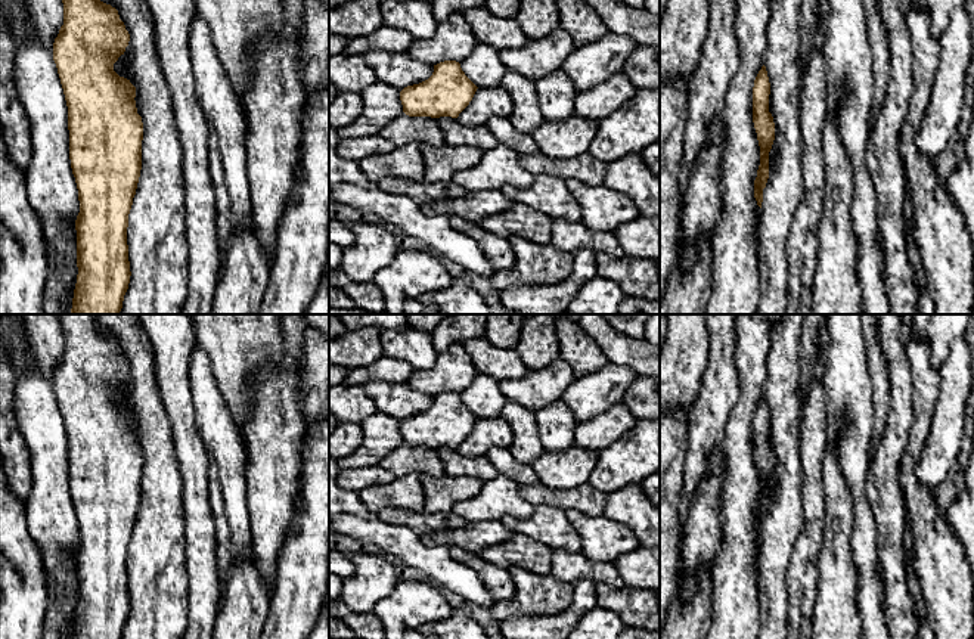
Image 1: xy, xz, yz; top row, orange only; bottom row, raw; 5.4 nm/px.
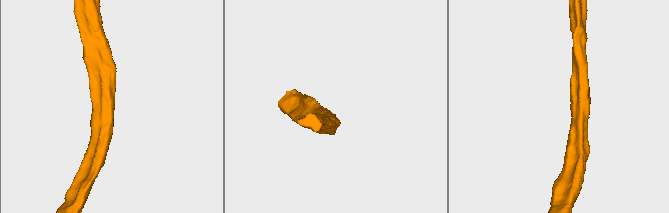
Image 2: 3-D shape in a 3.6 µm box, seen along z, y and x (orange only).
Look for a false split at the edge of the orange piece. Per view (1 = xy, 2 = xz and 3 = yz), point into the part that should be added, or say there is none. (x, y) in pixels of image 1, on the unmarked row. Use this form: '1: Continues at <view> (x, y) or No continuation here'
1: No continuation here
2: No continuation here
3: No continuation here

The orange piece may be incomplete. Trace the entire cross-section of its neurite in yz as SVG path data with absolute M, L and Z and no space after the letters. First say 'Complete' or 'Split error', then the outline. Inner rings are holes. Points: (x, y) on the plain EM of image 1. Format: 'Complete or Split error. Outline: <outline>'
Complete. Outline: M766 397L759 401L753 418L753 453L760 477L760 496L754 511L754 528L761 539L763 519L769 509L769 483L775 471L775 453L769 443L770 413Z

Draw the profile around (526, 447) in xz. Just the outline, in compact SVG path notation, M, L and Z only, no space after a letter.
M506 400L502 409L502 418L512 429L512 443L508 449L514 459L519 463L531 465L545 453L536 412Z

